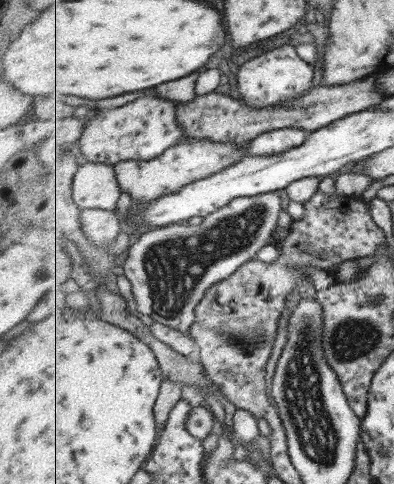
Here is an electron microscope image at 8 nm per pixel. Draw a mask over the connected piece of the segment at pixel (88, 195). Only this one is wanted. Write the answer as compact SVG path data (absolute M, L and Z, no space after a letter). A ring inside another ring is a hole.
M81 159L72 182L72 199L79 209L115 211L121 192L114 165Z

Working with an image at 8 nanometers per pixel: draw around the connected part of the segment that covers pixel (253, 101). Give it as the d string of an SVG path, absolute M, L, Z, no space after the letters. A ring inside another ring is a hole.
M290 42L265 51L239 66L236 71L236 82L240 97L248 101L248 104L259 108L299 98L313 88L315 70L311 67L312 64L299 56L296 47L296 44Z

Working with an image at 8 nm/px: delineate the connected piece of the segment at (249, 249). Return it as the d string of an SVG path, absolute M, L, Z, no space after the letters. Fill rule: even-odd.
M279 192L239 197L217 213L204 217L198 226L173 224L142 234L122 261L124 275L132 282L139 312L191 337L192 324L196 322L196 308L208 290L235 274L245 263L255 259L261 249L268 246L269 237L277 228L281 210L283 211L283 204Z

